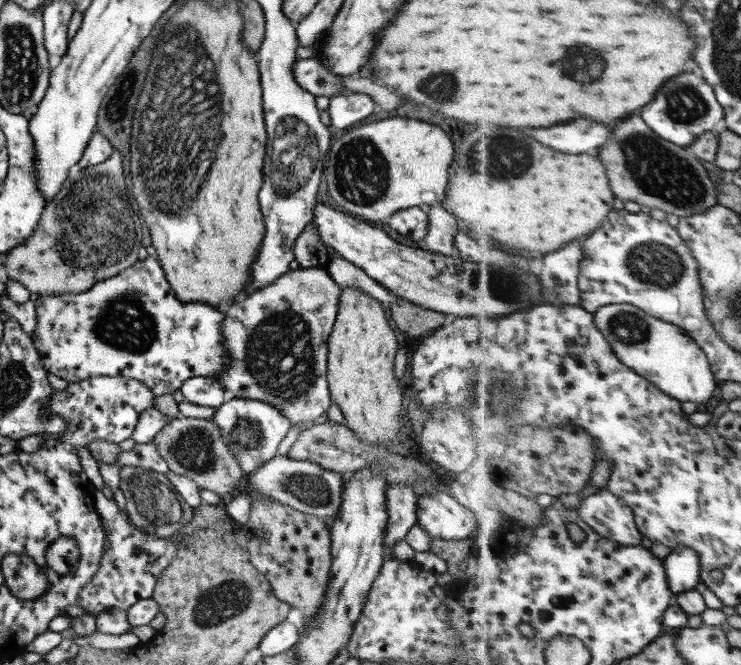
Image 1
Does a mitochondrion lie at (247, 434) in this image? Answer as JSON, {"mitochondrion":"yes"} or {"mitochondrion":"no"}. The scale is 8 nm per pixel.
{"mitochondrion":"yes"}

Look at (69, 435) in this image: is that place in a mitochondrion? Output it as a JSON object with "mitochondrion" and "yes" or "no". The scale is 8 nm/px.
{"mitochondrion":"no"}

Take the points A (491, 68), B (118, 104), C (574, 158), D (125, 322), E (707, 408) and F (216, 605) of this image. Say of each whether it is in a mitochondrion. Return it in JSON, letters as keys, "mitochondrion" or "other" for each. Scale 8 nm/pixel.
{"A":"other","B":"mitochondrion","C":"other","D":"mitochondrion","E":"other","F":"mitochondrion"}

